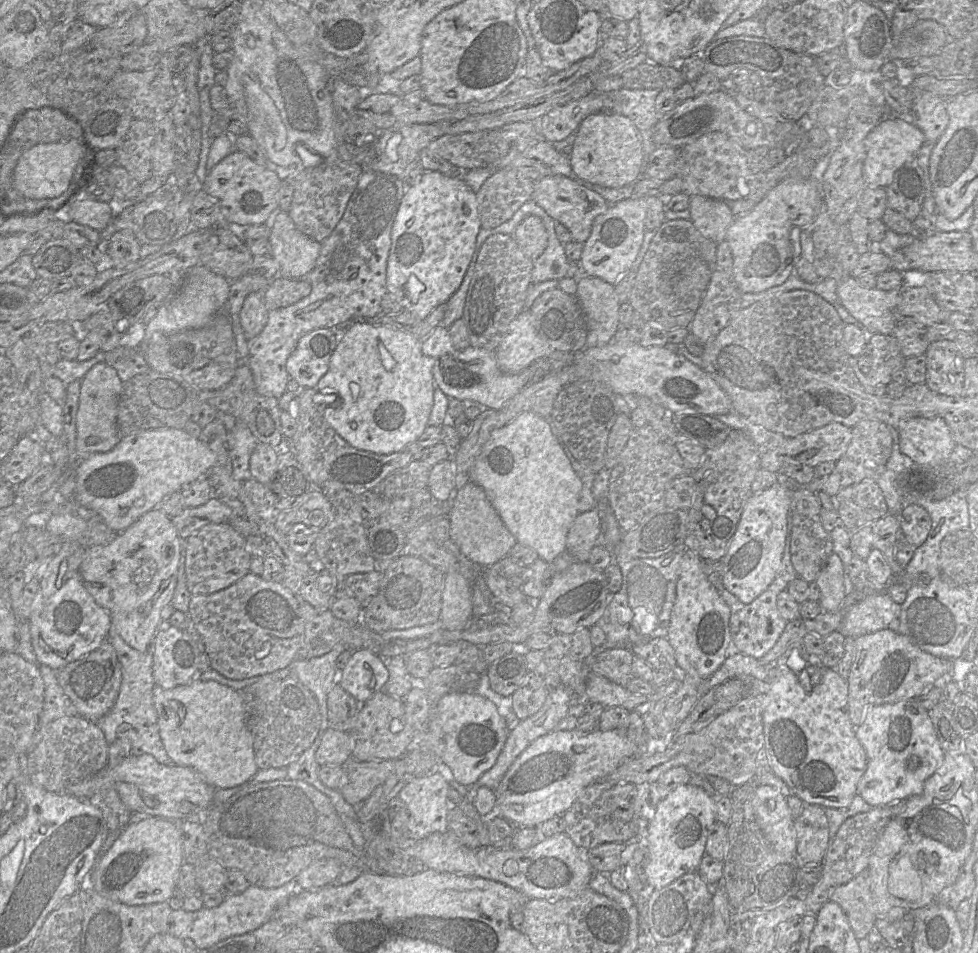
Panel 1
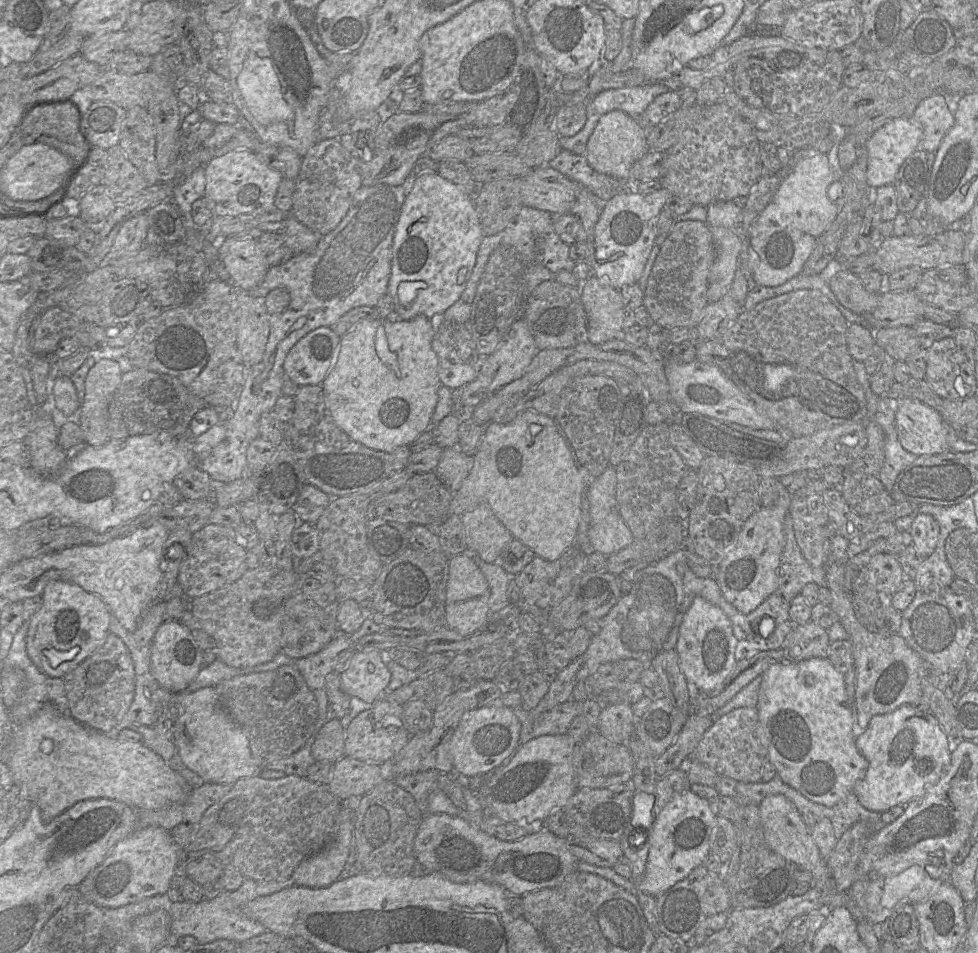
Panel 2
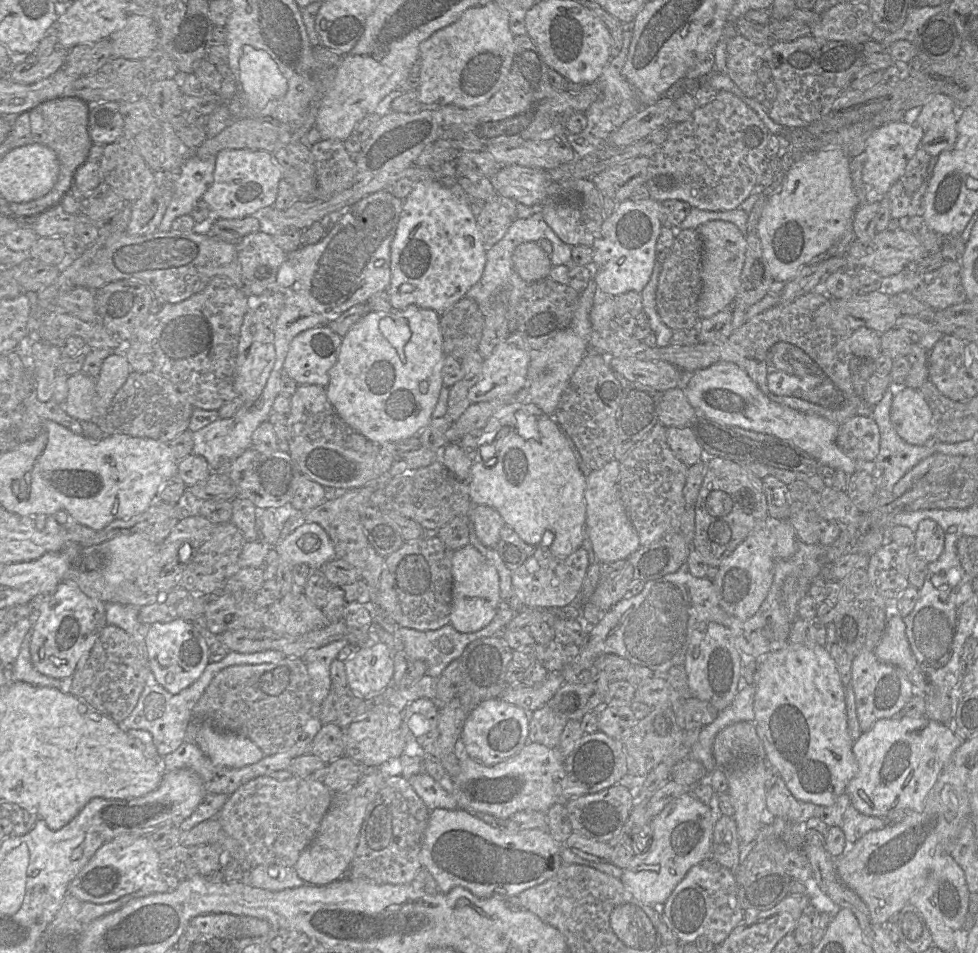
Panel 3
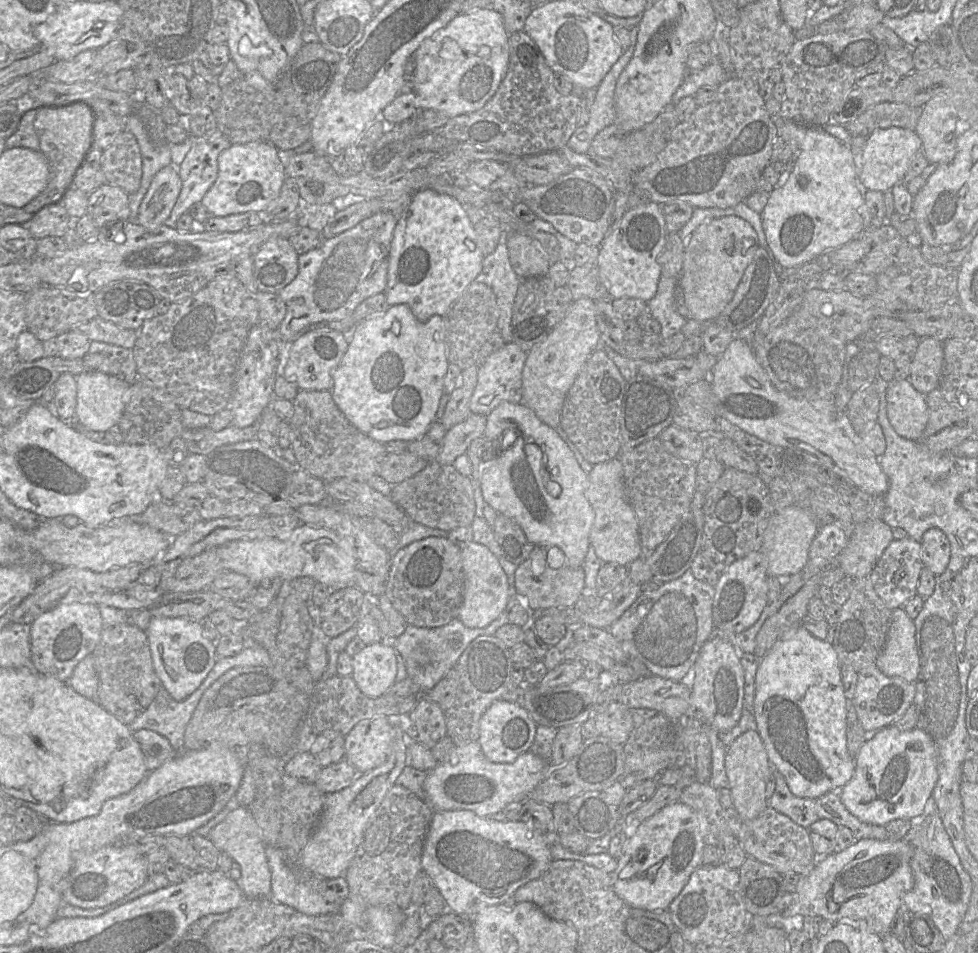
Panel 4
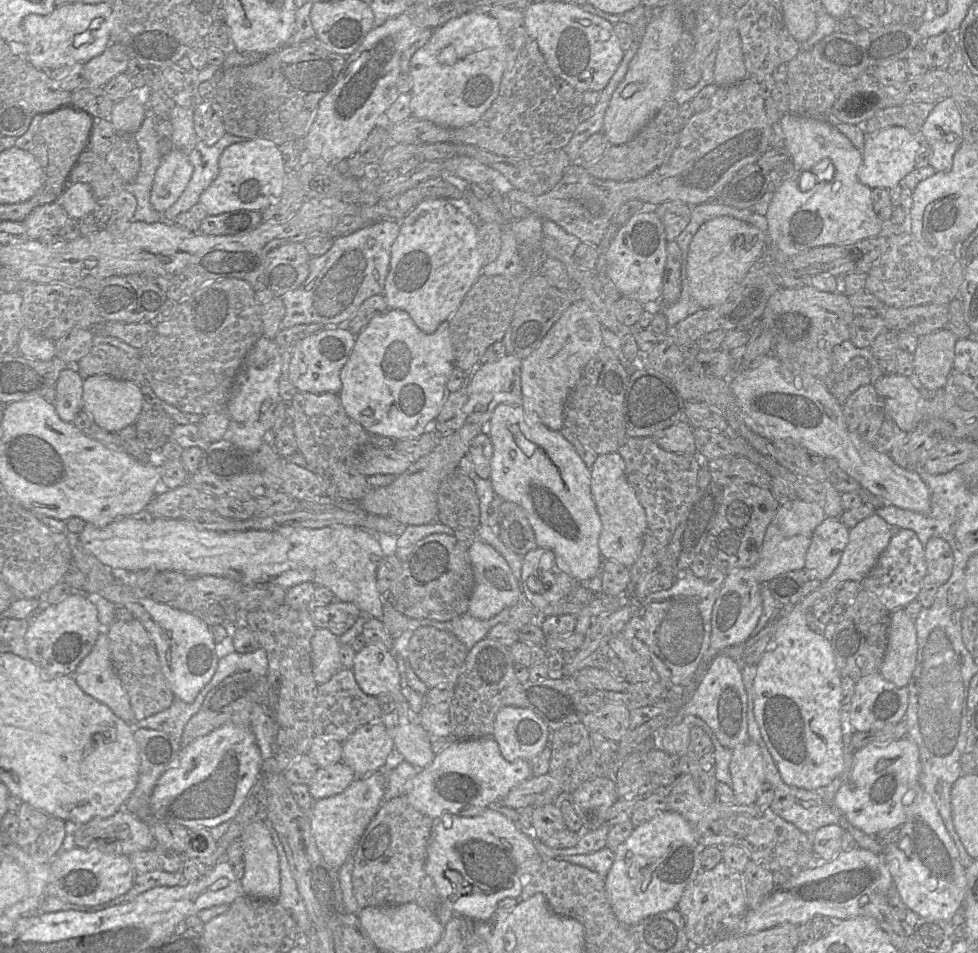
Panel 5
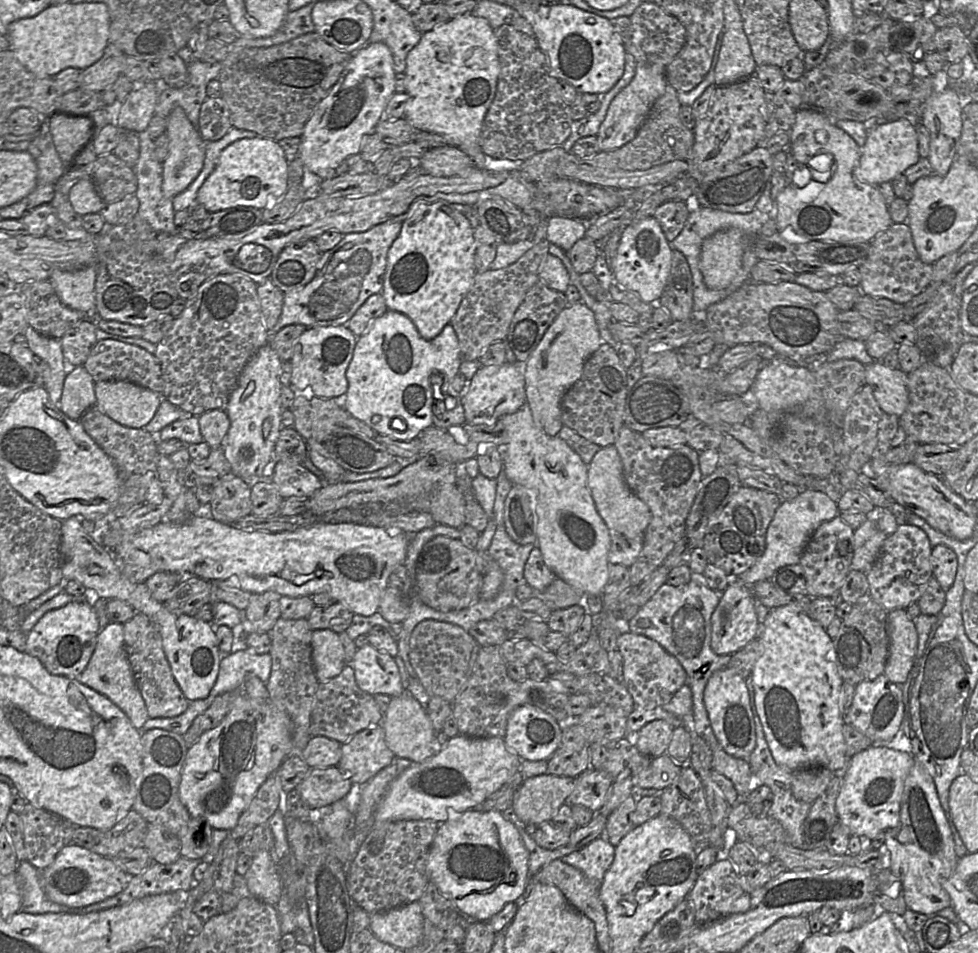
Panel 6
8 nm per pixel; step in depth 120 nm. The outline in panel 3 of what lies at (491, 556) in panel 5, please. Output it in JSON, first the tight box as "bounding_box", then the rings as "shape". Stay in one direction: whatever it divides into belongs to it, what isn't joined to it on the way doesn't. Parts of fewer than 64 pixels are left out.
{"bounding_box":[449,544,501,633],"shape":[[[468,544],[453,552],[452,578],[452,605],[449,624],[461,633],[481,630],[492,621],[501,603],[500,580],[496,568],[478,549]]]}

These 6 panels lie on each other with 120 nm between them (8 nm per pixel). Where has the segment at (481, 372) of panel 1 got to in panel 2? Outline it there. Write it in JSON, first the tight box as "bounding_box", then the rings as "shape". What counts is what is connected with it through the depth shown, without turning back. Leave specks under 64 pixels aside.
{"bounding_box":[432,334,479,390],"shape":[[[435,334],[432,349],[438,357],[438,378],[441,385],[445,385],[451,390],[461,390],[464,385],[477,377],[479,365],[464,362],[459,357],[454,344],[441,342]]]}

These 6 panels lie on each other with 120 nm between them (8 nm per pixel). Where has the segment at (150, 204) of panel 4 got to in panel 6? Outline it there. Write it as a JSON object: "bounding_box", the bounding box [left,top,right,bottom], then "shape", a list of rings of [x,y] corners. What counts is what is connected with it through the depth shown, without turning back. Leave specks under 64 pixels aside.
{"bounding_box":[162,106,205,198],"shape":[[[179,106],[173,108],[168,115],[167,128],[164,133],[169,139],[169,152],[162,163],[162,192],[165,197],[173,198],[184,191],[201,172],[205,159],[205,142],[198,129],[192,125],[184,110]]]}

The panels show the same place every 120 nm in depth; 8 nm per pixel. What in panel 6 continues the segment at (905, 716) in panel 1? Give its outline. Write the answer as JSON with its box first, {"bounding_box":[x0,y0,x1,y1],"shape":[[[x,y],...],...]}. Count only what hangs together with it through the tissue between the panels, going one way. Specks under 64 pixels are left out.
{"bounding_box":[836,745,913,840],"shape":[[[871,745],[851,757],[836,799],[839,823],[847,827],[851,835],[871,840],[879,832],[897,827],[904,782],[913,764],[911,753],[880,745]]]}

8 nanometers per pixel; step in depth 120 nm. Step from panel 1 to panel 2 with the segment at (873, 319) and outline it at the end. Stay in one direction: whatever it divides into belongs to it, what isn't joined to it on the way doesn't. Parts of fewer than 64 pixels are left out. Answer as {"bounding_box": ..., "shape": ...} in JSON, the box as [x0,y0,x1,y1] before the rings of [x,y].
{"bounding_box":[829,270,879,315],"shape":[[[846,270],[836,272],[829,287],[844,307],[859,315],[873,311],[879,303],[879,293],[868,292],[859,277]]]}

